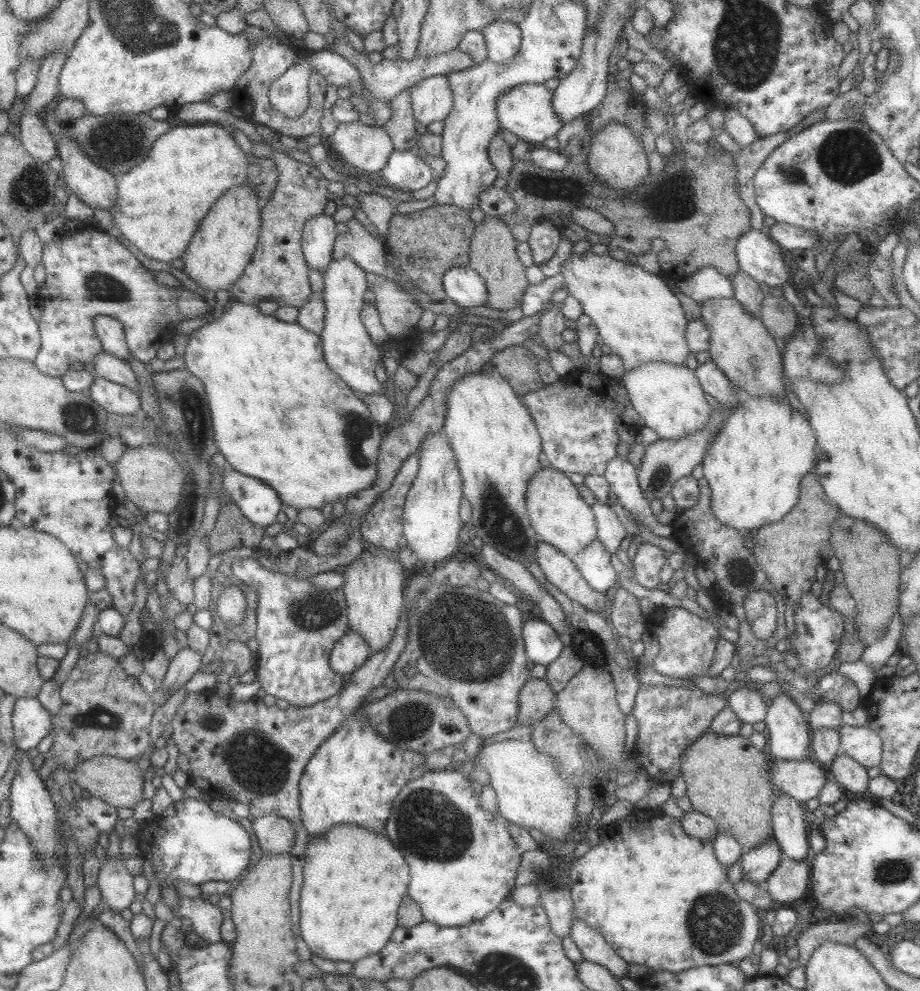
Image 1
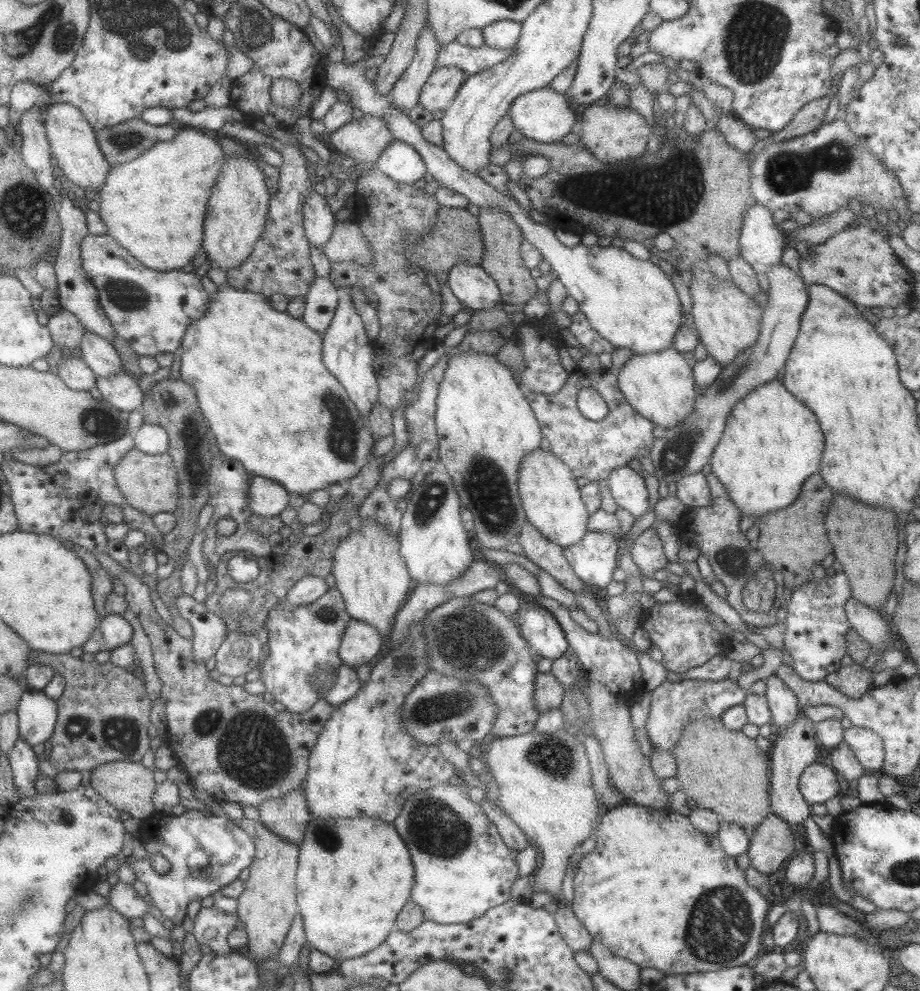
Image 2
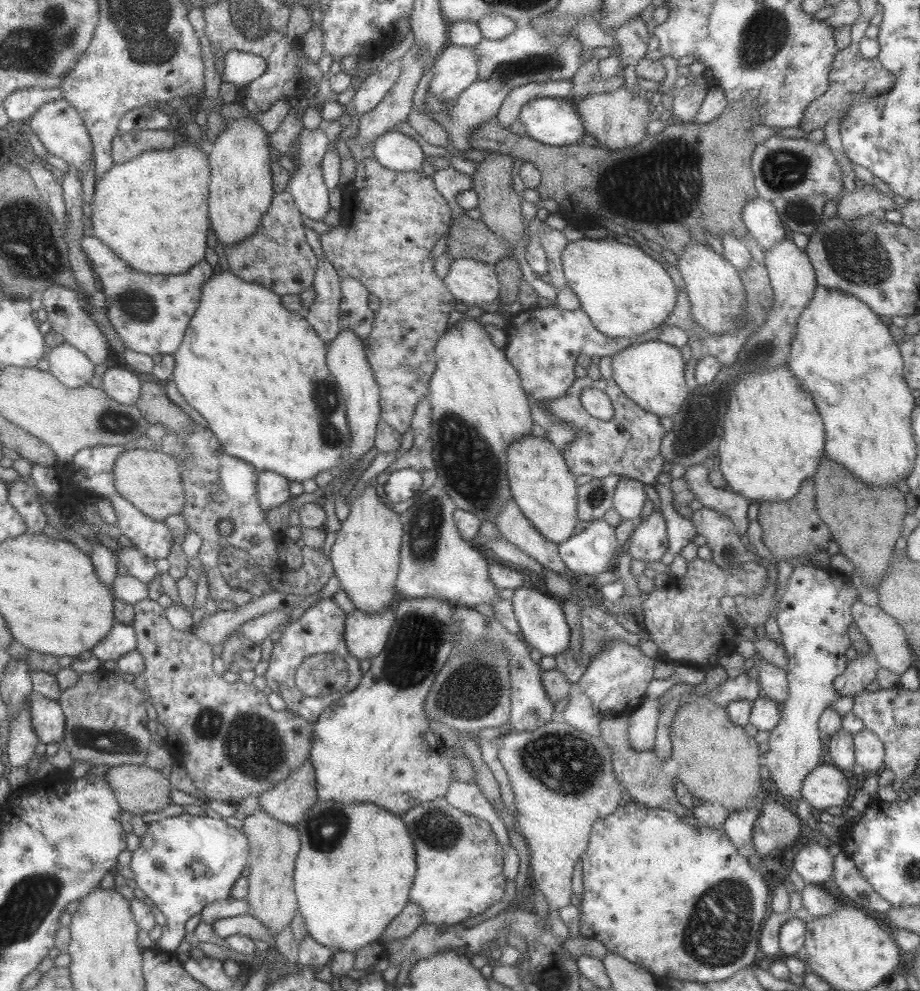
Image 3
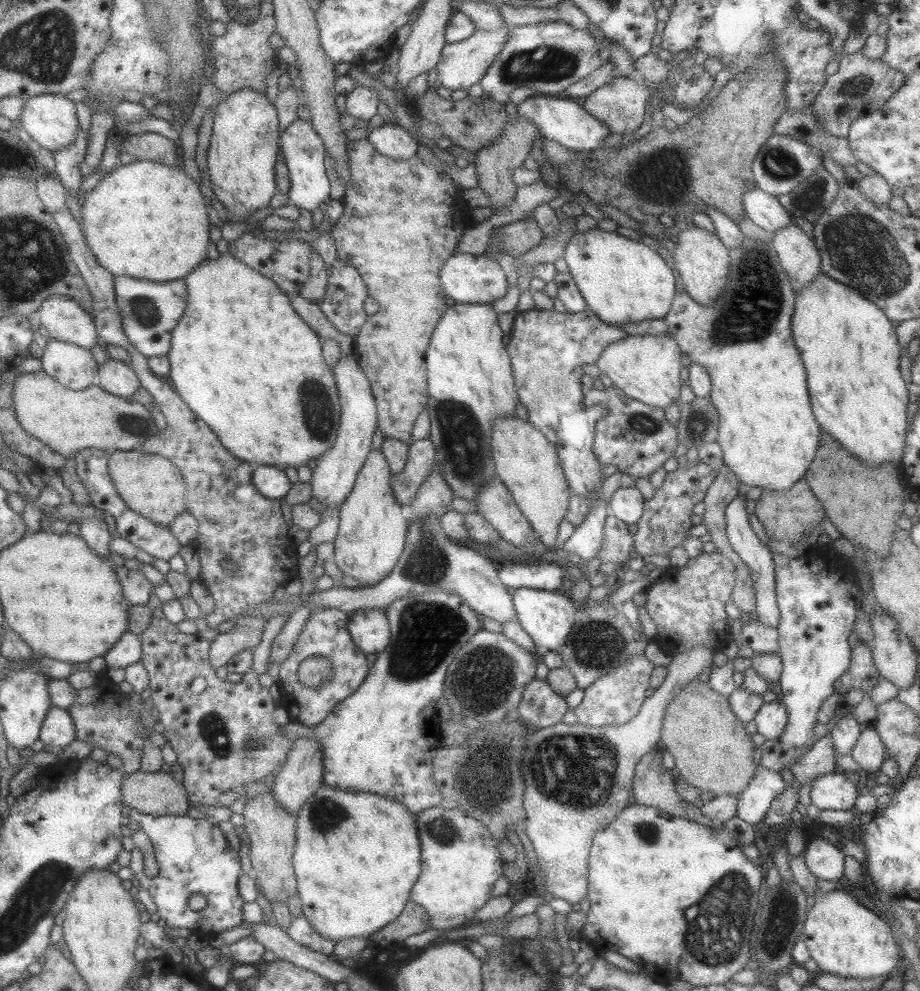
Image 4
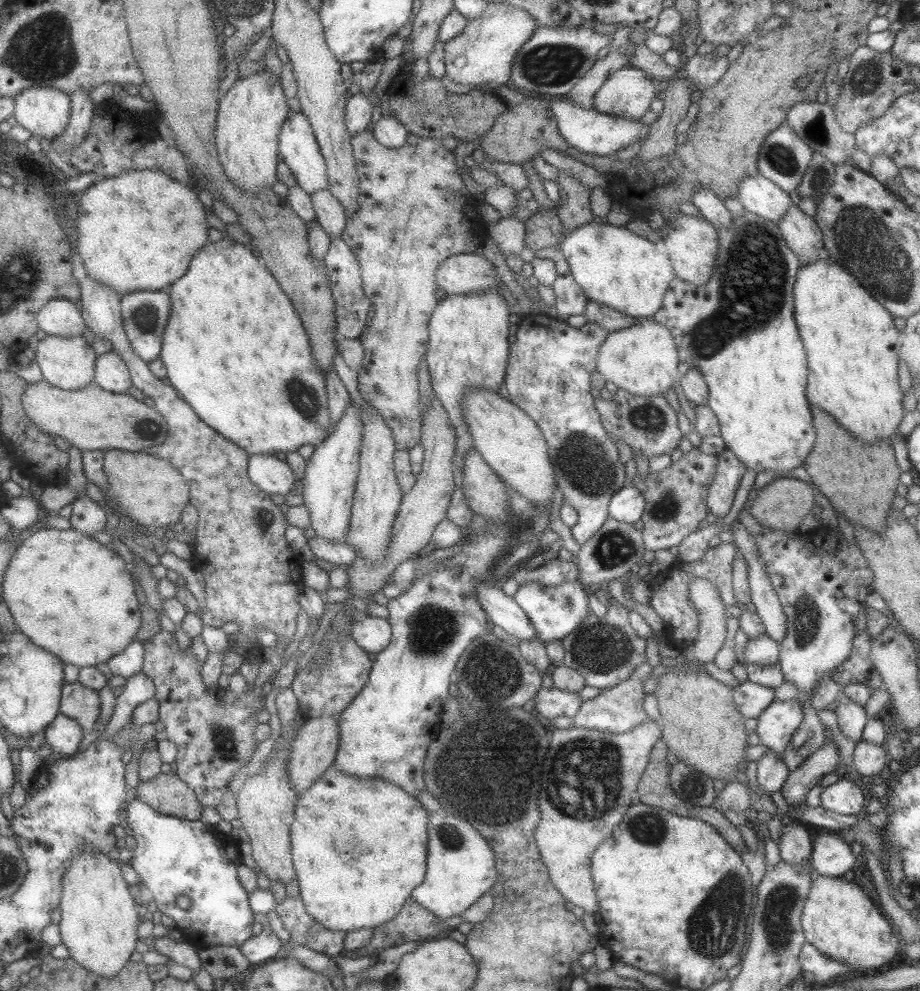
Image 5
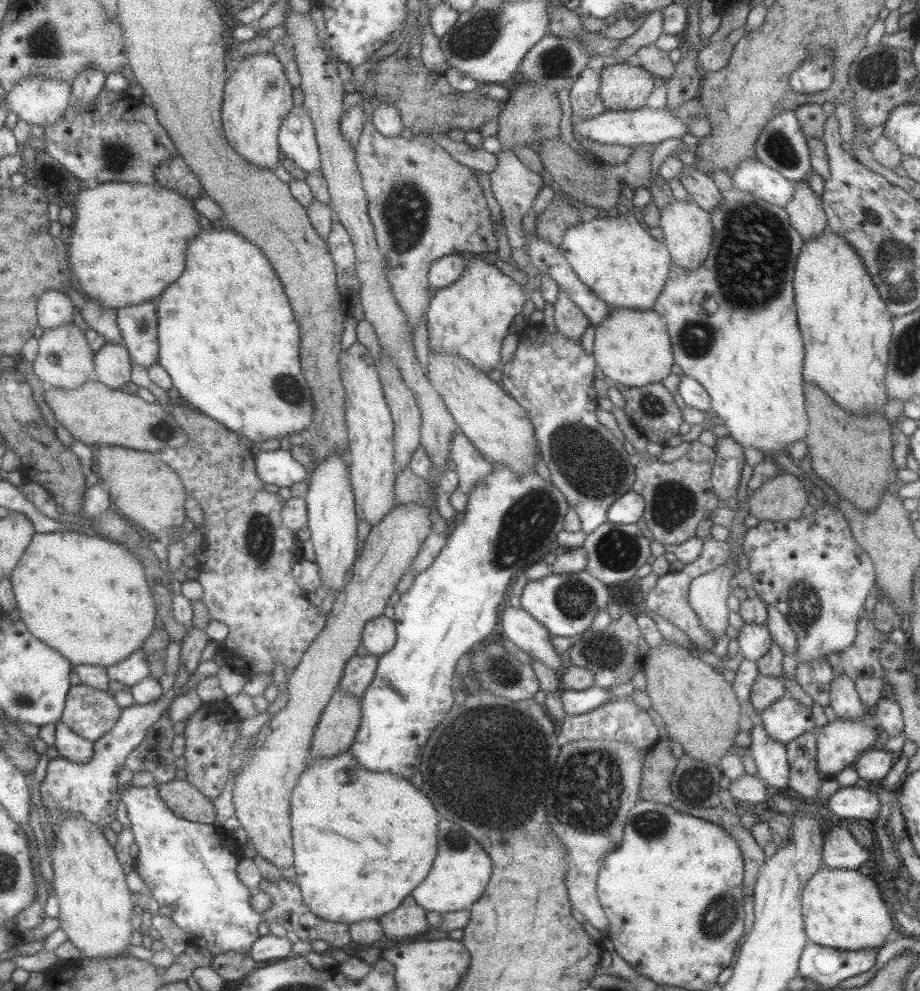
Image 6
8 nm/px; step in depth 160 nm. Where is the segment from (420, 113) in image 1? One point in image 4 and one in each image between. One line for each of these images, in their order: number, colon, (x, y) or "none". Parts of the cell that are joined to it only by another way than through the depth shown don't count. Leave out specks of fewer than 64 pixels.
2: (441, 85)
3: (455, 68)
4: (462, 64)

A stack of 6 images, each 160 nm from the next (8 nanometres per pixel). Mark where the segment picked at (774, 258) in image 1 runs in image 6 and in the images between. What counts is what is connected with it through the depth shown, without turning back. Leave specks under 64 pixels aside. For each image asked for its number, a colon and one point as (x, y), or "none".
2: (761, 241)
3: (759, 216)
4: (764, 210)
5: (756, 194)
6: (752, 176)

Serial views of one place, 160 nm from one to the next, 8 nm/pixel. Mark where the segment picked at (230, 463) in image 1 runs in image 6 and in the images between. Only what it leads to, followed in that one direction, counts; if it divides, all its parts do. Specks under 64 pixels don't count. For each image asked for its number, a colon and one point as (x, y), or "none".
2: (259, 380)
3: (255, 371)
4: (244, 362)
5: (234, 349)
6: (227, 337)

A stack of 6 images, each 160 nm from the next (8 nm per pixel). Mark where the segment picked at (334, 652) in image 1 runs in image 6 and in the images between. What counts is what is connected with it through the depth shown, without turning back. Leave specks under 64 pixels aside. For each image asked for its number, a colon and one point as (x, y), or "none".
2: (360, 643)
3: (365, 635)
4: (369, 629)
5: (372, 634)
6: (378, 635)

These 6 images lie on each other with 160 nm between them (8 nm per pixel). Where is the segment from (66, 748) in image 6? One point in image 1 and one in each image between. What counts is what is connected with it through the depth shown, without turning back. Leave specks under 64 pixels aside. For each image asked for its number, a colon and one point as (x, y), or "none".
1: (31, 723)
2: (36, 712)
3: (47, 720)
4: (57, 730)
5: (63, 734)

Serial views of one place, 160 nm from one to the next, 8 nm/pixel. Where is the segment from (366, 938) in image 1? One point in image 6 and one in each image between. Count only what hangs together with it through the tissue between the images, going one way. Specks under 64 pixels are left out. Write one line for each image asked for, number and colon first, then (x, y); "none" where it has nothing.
2: (353, 875)
3: (355, 865)
4: (354, 871)
5: (338, 816)
6: (362, 840)

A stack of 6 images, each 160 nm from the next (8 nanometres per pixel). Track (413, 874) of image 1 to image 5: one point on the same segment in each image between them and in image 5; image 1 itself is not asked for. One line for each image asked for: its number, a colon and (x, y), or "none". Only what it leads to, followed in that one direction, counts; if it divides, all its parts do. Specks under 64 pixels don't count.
2: (463, 868)
3: (459, 874)
4: (460, 861)
5: (459, 863)

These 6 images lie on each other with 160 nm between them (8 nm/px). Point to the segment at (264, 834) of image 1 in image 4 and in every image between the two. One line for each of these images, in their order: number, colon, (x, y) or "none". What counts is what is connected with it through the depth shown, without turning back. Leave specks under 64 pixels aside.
2: (287, 817)
3: (287, 802)
4: (301, 775)

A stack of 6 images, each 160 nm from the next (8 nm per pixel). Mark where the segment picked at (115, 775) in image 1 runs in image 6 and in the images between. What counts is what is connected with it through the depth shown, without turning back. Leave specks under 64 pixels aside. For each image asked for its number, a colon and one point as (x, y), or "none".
2: (126, 785)
3: (138, 789)
4: (155, 793)
5: (165, 793)
6: (183, 799)

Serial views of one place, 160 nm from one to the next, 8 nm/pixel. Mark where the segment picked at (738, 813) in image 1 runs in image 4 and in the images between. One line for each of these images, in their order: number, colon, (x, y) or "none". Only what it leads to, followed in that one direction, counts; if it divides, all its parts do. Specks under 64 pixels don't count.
2: (721, 770)
3: (717, 762)
4: (712, 751)

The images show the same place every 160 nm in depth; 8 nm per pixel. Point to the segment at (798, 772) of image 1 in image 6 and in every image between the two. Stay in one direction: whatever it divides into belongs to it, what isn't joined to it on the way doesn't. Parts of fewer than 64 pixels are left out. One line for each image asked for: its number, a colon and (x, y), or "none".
2: (817, 782)
3: (825, 785)
4: (832, 791)
5: (845, 797)
6: (847, 802)

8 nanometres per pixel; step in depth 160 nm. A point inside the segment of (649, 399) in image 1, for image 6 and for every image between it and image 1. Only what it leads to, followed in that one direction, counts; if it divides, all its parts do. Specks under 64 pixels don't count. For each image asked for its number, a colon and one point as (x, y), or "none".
2: (660, 387)
3: (650, 374)
4: (645, 368)
5: (641, 359)
6: (631, 347)

